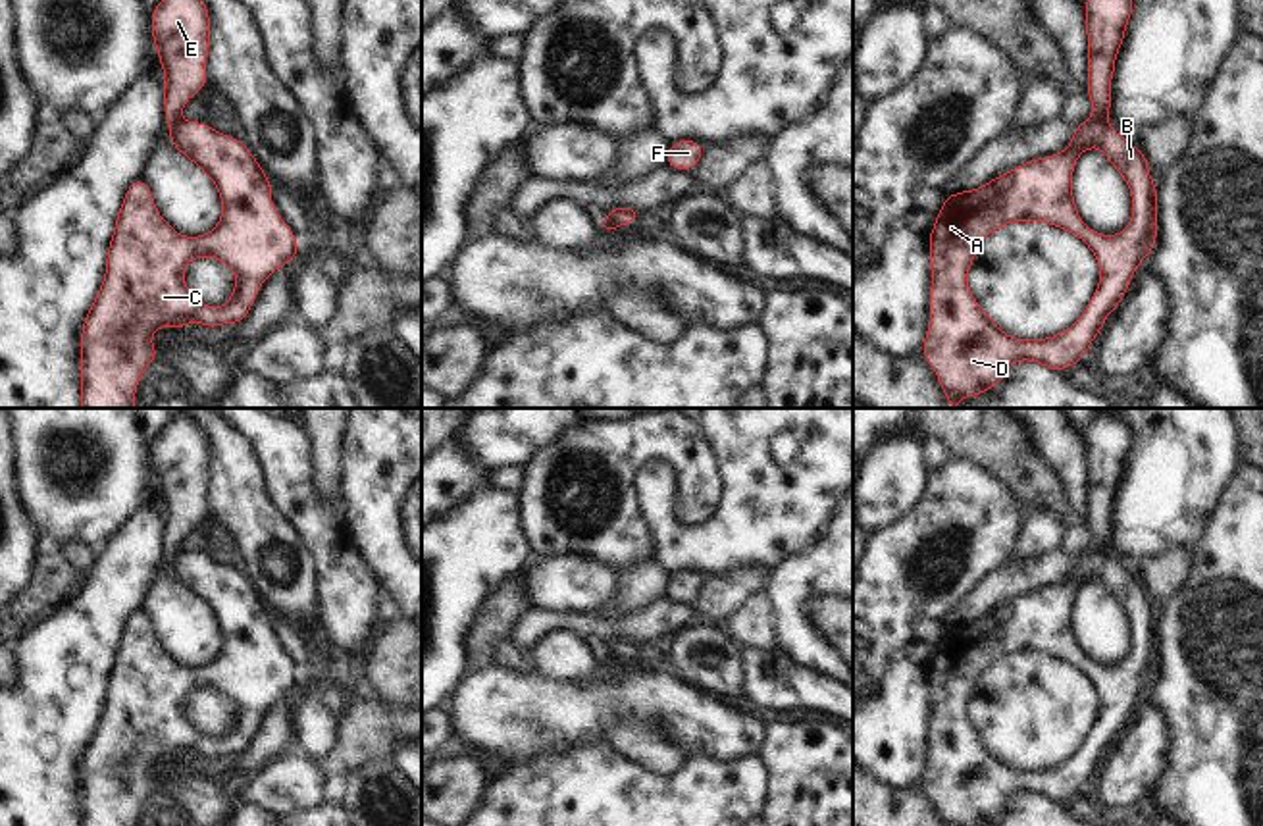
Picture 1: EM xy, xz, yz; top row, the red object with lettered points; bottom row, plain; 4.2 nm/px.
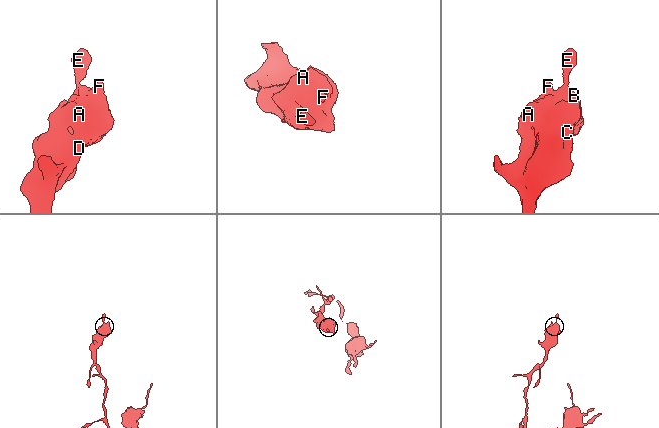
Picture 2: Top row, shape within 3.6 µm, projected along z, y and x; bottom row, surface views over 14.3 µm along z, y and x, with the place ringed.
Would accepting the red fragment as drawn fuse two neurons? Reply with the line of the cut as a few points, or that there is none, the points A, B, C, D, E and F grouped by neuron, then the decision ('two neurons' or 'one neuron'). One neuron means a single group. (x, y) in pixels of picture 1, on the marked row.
cut in xy along (180, 116), (170, 128); A B C D F / E; two neurons

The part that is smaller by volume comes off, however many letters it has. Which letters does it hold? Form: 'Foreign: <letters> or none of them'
Foreign: E

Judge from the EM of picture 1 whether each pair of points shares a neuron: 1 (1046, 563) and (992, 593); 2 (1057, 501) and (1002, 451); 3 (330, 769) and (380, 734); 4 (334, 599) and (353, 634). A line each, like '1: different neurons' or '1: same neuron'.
1: same neuron
2: same neuron
3: same neuron
4: same neuron

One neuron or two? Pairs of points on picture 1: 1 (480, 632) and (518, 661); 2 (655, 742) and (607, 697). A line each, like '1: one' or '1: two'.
1: two
2: two

